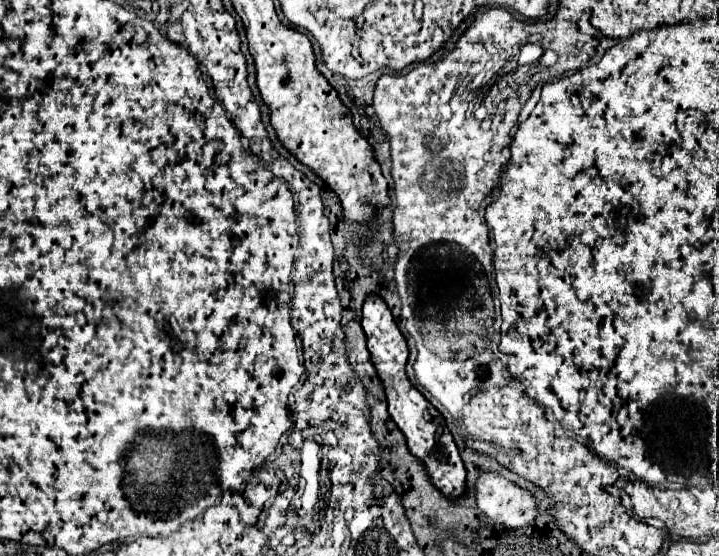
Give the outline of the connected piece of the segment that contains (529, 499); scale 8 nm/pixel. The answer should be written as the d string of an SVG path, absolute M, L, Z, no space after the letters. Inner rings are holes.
M479 472L475 482L475 498L479 510L505 528L531 526L539 516L535 496L503 478L499 472Z

